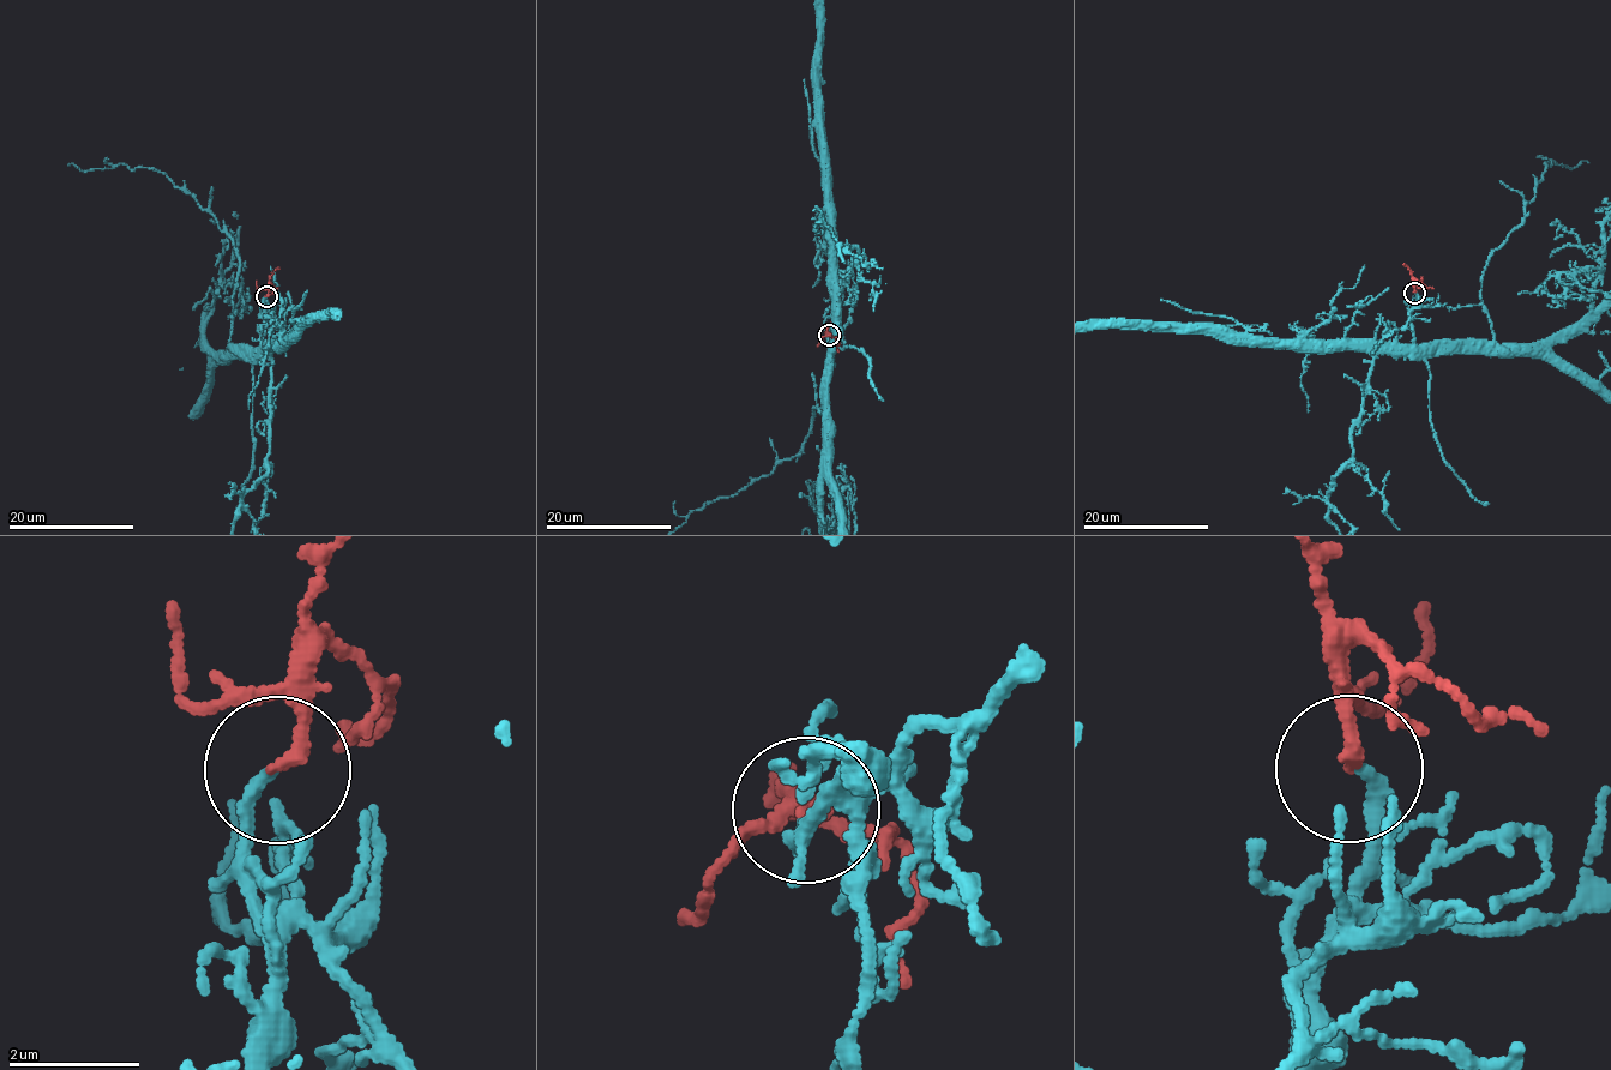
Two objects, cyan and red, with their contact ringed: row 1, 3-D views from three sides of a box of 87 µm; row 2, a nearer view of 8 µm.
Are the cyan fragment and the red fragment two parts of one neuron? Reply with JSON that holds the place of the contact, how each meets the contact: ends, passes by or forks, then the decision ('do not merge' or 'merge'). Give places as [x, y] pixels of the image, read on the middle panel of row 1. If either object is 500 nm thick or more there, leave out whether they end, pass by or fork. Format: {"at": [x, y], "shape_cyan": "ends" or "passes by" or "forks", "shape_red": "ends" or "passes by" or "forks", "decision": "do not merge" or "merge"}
{"at": [829, 335], "shape_cyan": "ends", "shape_red": "ends", "decision": "merge"}

